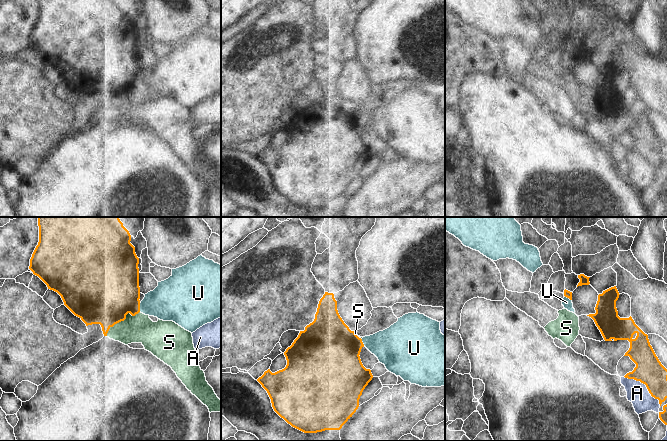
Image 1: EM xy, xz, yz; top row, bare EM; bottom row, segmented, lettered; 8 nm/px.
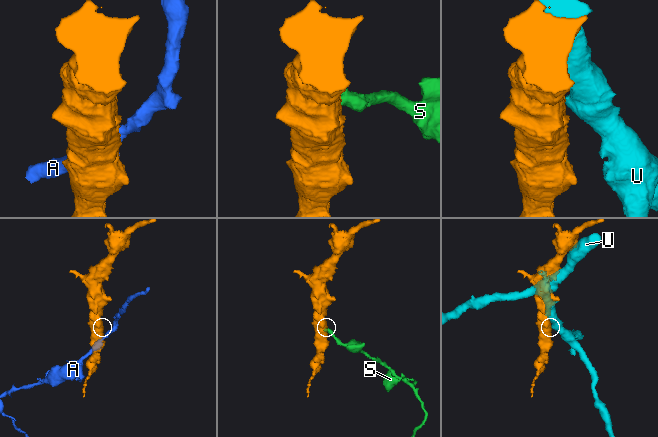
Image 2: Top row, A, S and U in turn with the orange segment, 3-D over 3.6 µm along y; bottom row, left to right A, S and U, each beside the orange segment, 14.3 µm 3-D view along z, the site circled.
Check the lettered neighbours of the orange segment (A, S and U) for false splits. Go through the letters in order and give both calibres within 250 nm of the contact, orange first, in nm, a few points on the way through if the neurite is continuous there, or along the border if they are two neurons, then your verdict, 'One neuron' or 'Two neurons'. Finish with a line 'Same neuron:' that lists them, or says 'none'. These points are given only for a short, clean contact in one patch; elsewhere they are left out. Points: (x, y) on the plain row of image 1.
A: Thickness 220 nm (orange) against 170 nm. Two neurons
S: Thickness 480 nm (orange) against 220 nm. Boundary: xy (139, 87), (134, 91), (128, 89), (106, 111). Two neurons
U: Thickness 420 nm (orange) against 320 nm. Two neurons
Same neuron: none

